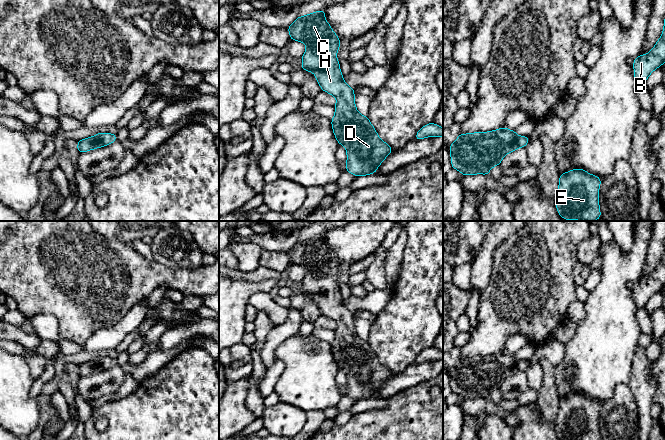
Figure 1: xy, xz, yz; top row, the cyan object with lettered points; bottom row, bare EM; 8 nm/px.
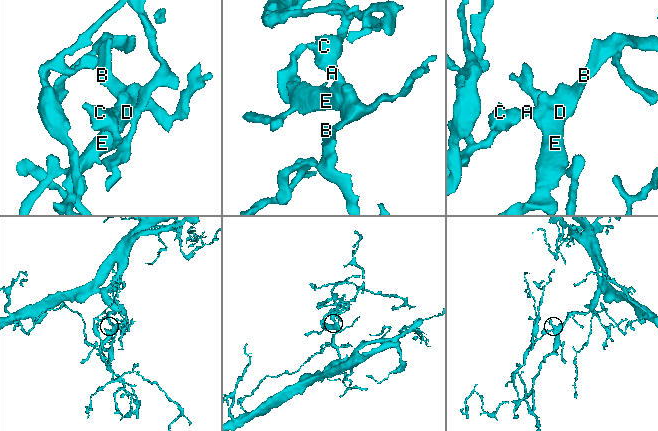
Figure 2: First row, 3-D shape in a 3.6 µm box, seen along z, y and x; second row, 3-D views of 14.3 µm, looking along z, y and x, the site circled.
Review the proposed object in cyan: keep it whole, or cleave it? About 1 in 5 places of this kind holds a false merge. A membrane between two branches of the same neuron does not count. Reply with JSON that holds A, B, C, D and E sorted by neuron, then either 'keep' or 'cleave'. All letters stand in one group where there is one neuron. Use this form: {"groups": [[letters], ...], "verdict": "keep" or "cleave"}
{"groups": [["A", "B", "C", "D", "E"]], "verdict": "keep"}

